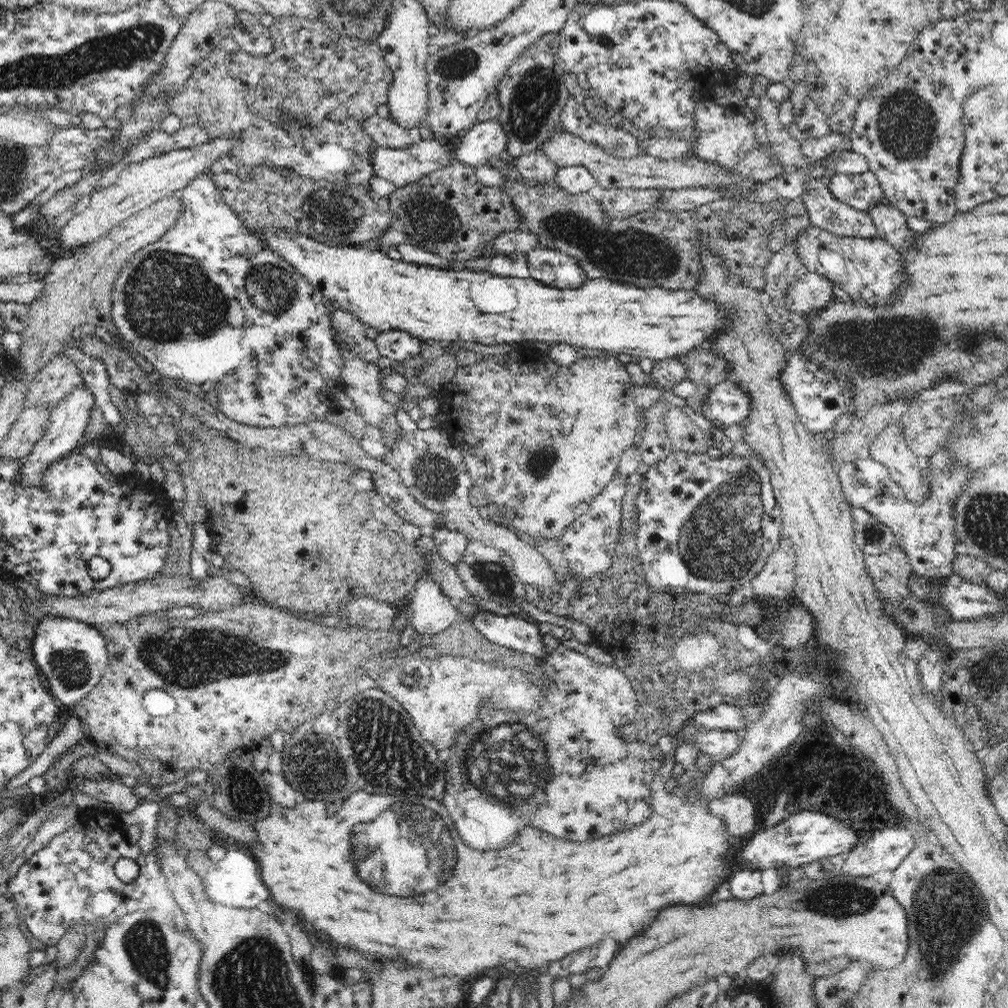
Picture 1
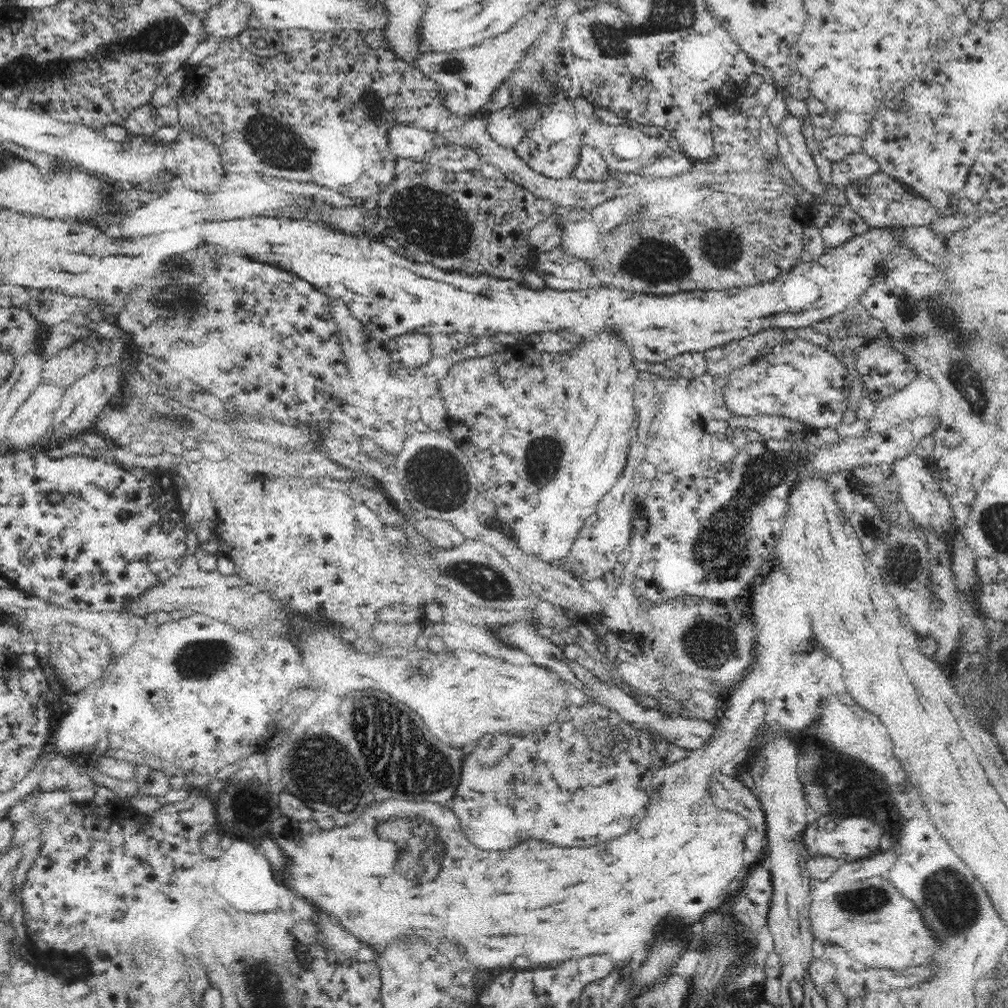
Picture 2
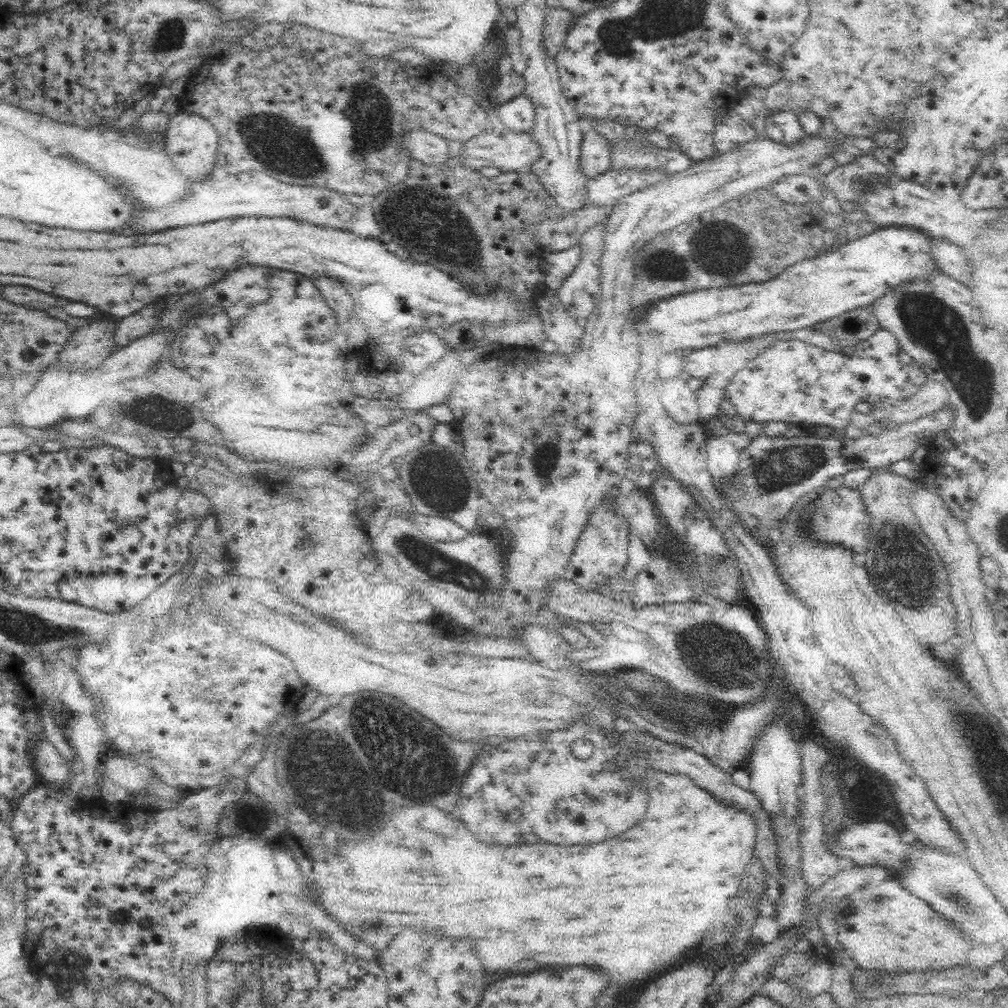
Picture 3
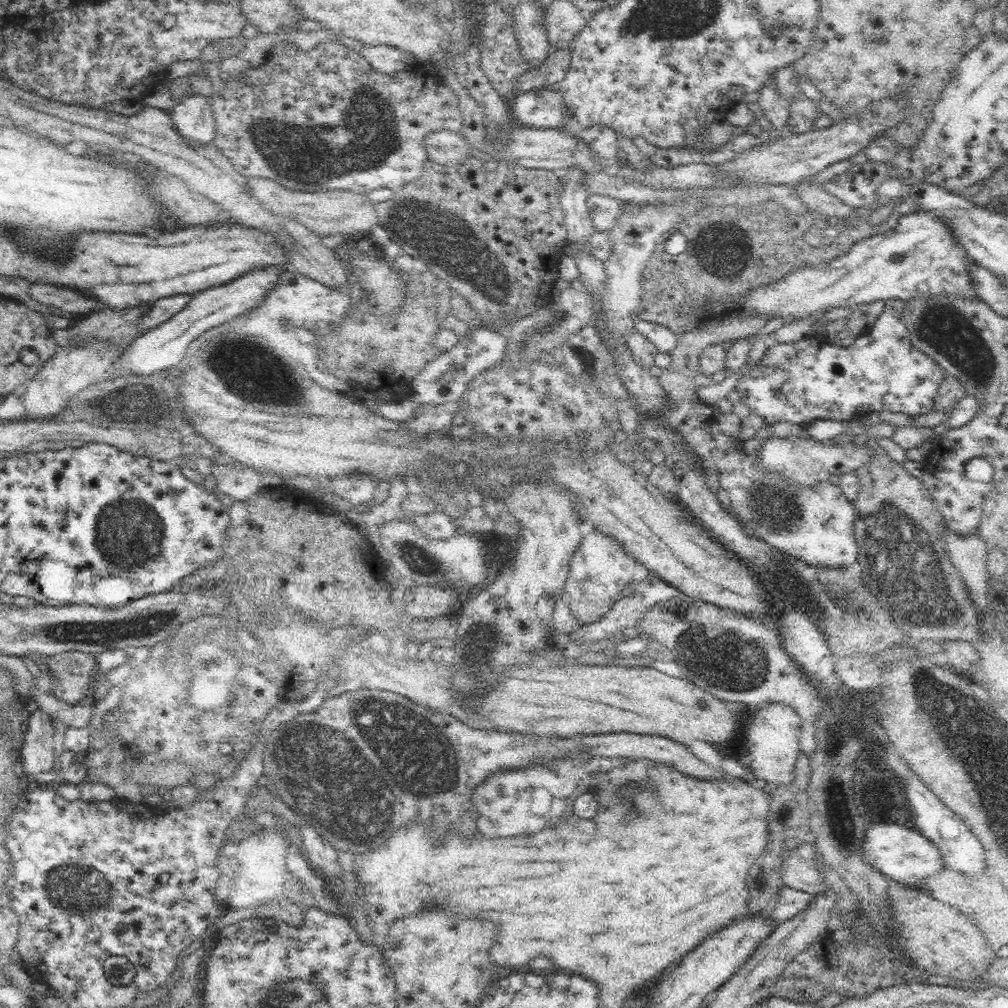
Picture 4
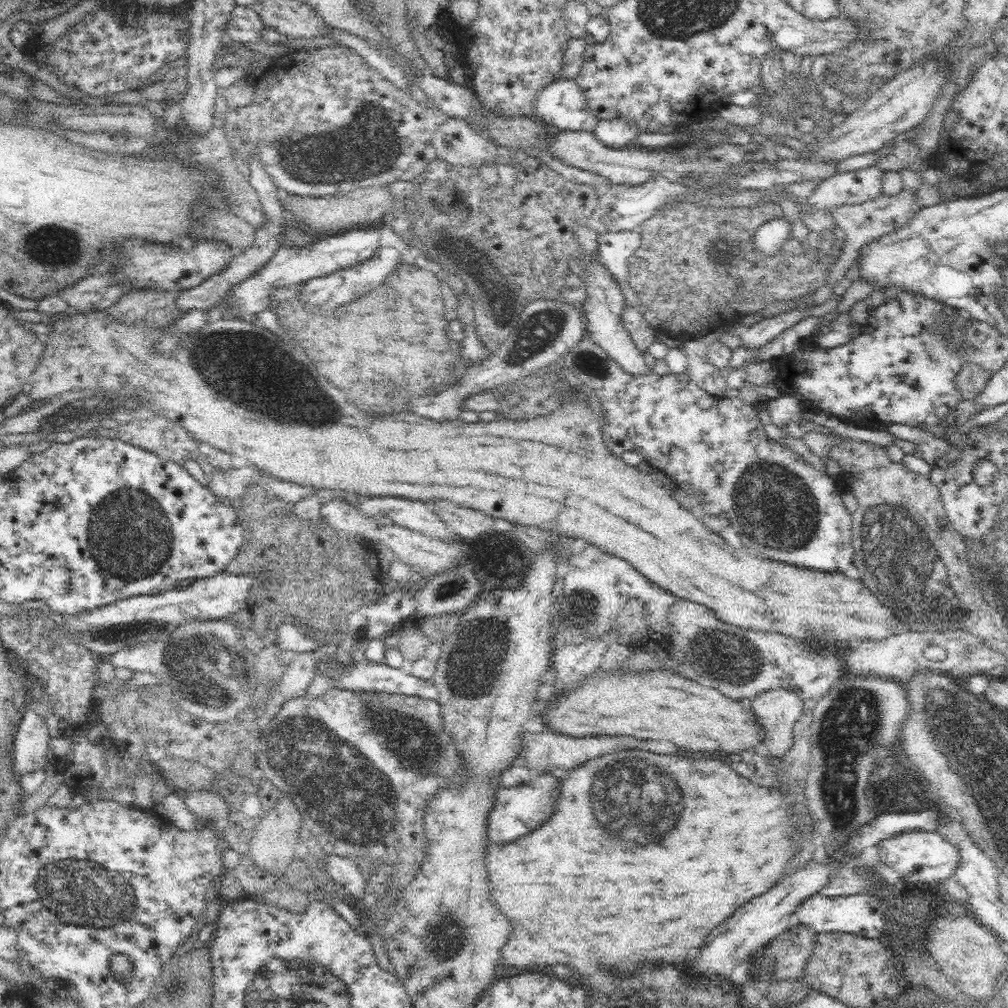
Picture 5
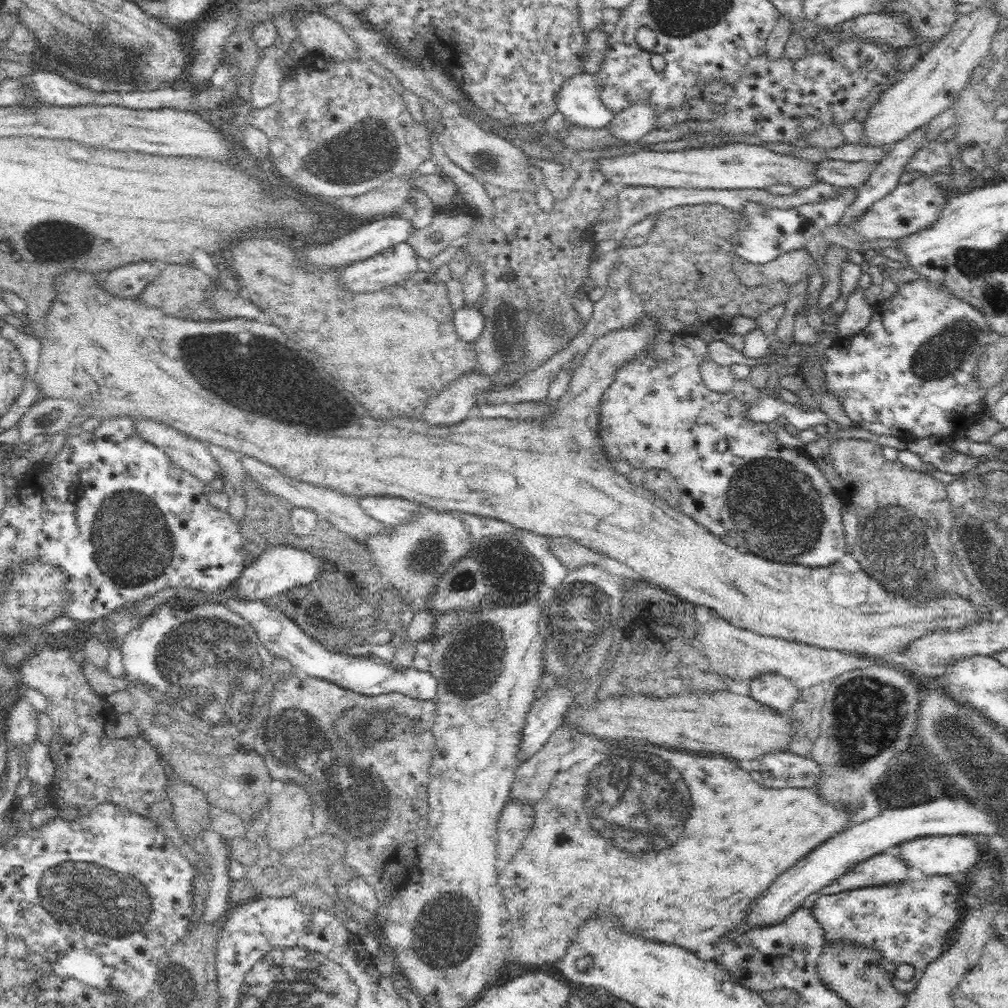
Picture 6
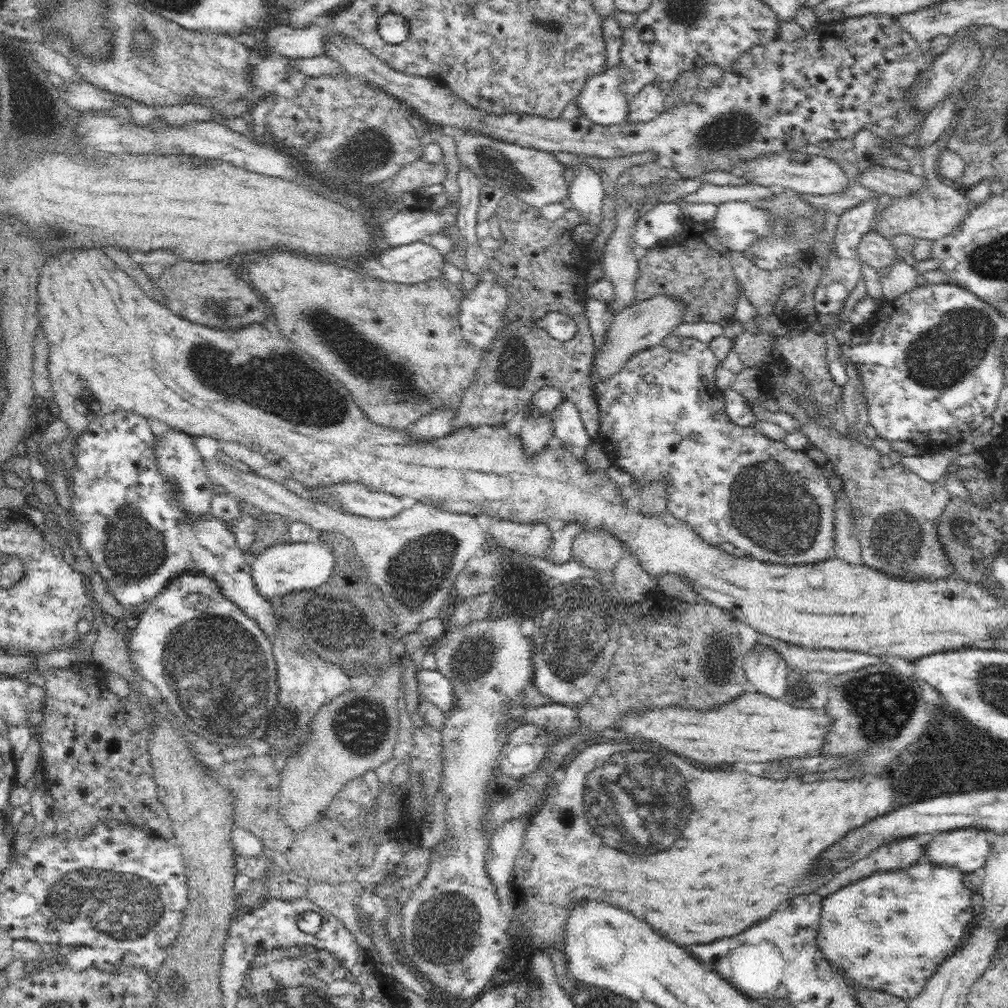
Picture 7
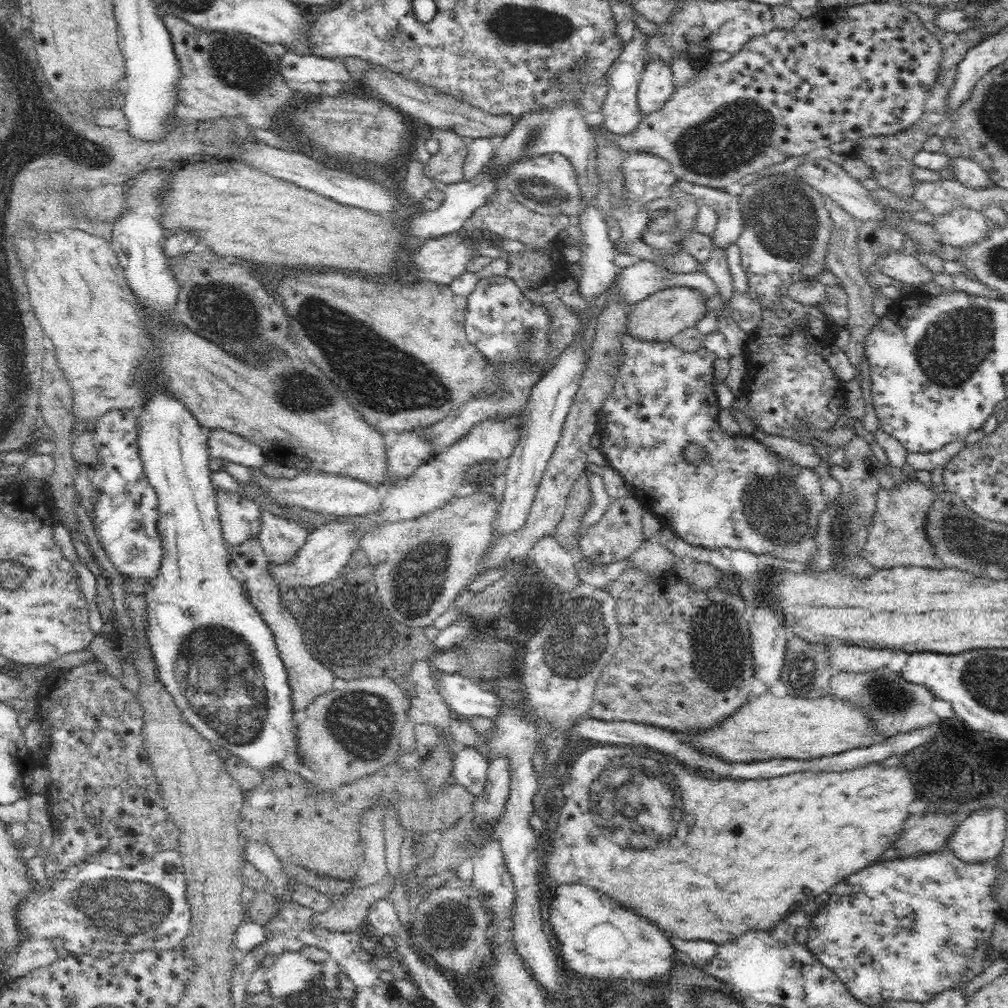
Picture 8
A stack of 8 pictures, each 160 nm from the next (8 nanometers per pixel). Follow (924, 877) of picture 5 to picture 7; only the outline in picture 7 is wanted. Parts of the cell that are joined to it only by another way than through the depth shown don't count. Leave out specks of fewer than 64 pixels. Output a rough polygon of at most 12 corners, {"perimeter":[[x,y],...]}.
{"perimeter":[[988,831],[936,833],[925,845],[934,865],[980,873]]}

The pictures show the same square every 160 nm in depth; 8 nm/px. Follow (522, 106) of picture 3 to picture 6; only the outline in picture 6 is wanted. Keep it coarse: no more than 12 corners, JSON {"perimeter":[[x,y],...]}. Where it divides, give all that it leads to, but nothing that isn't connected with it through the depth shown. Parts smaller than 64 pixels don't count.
{"perimeter":[[597,75],[571,76],[555,96],[566,120],[604,128],[604,106]]}

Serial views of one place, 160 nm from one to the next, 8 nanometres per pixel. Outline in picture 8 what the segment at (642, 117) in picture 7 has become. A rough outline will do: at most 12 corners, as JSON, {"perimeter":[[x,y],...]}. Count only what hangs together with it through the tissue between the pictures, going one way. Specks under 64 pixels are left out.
{"perimeter":[[648,58],[637,92],[644,116],[674,92],[672,70]]}

